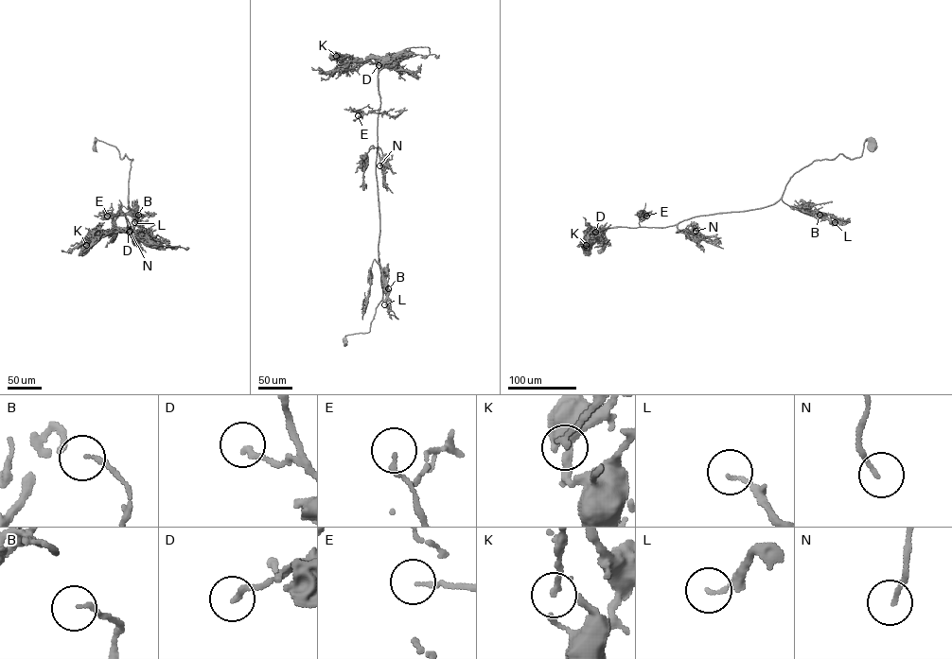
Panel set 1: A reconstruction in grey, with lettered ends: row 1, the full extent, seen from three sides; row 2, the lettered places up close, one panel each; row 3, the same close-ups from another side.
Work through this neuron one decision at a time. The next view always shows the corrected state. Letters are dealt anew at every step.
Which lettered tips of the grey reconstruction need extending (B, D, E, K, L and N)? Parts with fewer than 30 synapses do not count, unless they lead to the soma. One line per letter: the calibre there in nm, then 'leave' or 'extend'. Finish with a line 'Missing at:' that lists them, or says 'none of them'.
B: calibre 120 nm; leave
D: calibre 180 nm; leave
E: calibre 130 nm; leave
K: calibre 170 nm; leave
L: calibre 100 nm; leave
N: calibre 120 nm; leave
Missing at: none of them

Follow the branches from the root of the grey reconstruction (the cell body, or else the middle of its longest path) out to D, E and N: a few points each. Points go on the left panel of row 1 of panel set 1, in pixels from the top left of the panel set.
D: (94, 148), (95, 140), (102, 141), (114, 146), (121, 159), (125, 153), (132, 159), (129, 232)
E: (94, 148), (95, 140), (102, 141), (121, 159), (132, 159), (130, 226), (124, 216), (107, 216)
N: (94, 148), (95, 140), (102, 141), (114, 146), (121, 159), (125, 153), (132, 159), (125, 216), (130, 231)

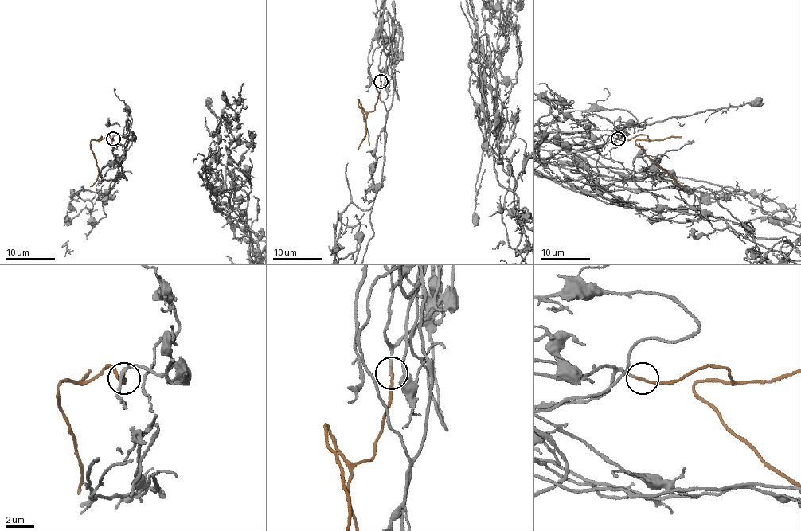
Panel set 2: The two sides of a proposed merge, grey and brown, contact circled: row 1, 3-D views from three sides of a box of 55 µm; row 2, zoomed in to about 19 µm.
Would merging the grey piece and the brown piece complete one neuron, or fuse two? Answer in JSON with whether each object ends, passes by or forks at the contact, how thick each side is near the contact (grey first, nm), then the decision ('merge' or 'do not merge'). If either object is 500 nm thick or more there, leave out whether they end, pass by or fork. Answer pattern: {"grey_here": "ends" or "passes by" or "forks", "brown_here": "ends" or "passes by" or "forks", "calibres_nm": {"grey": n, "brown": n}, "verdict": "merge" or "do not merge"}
{"grey_here": "ends", "brown_here": "ends", "calibres_nm": {"grey": 120, "brown": 180}, "verdict": "merge"}

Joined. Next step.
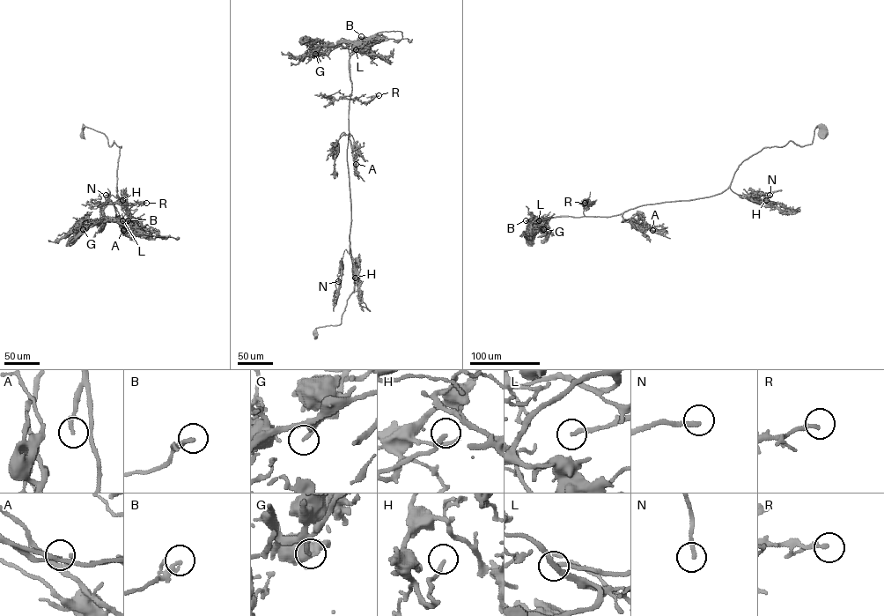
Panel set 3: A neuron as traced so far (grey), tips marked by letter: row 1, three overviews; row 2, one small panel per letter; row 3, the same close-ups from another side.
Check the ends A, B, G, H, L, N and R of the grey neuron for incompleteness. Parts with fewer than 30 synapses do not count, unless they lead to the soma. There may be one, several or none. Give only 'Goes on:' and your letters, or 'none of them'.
Goes on: H, N

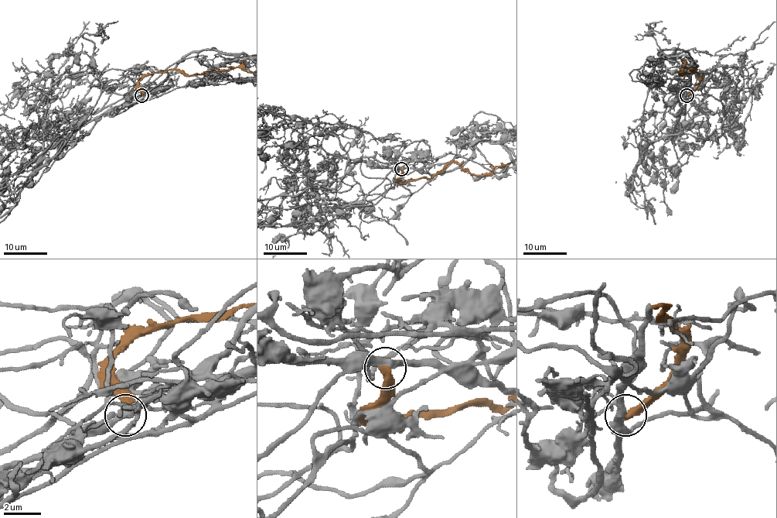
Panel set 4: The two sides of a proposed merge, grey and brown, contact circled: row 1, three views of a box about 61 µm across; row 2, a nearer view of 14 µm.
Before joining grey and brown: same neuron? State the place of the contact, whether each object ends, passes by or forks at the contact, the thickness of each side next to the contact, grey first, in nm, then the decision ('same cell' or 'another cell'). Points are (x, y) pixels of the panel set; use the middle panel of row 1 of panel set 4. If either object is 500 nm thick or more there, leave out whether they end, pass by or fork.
(401, 169) | grey forks | brown ends | 320/420 nm | another cell

